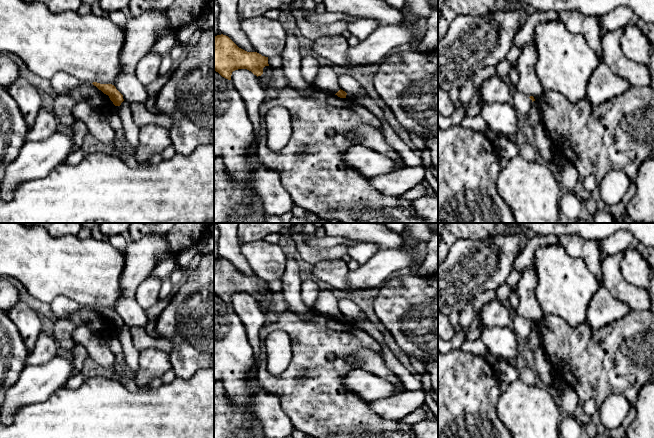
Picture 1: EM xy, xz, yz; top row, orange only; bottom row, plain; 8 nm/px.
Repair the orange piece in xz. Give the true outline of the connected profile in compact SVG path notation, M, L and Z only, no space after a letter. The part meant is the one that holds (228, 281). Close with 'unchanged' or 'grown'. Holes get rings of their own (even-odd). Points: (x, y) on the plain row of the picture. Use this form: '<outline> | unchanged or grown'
M226 259L214 261L214 295L222 301L231 304L232 296L238 293L247 293L258 301L265 290L269 290L268 281L239 272Z | unchanged

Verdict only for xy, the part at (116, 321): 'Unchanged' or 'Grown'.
Unchanged

